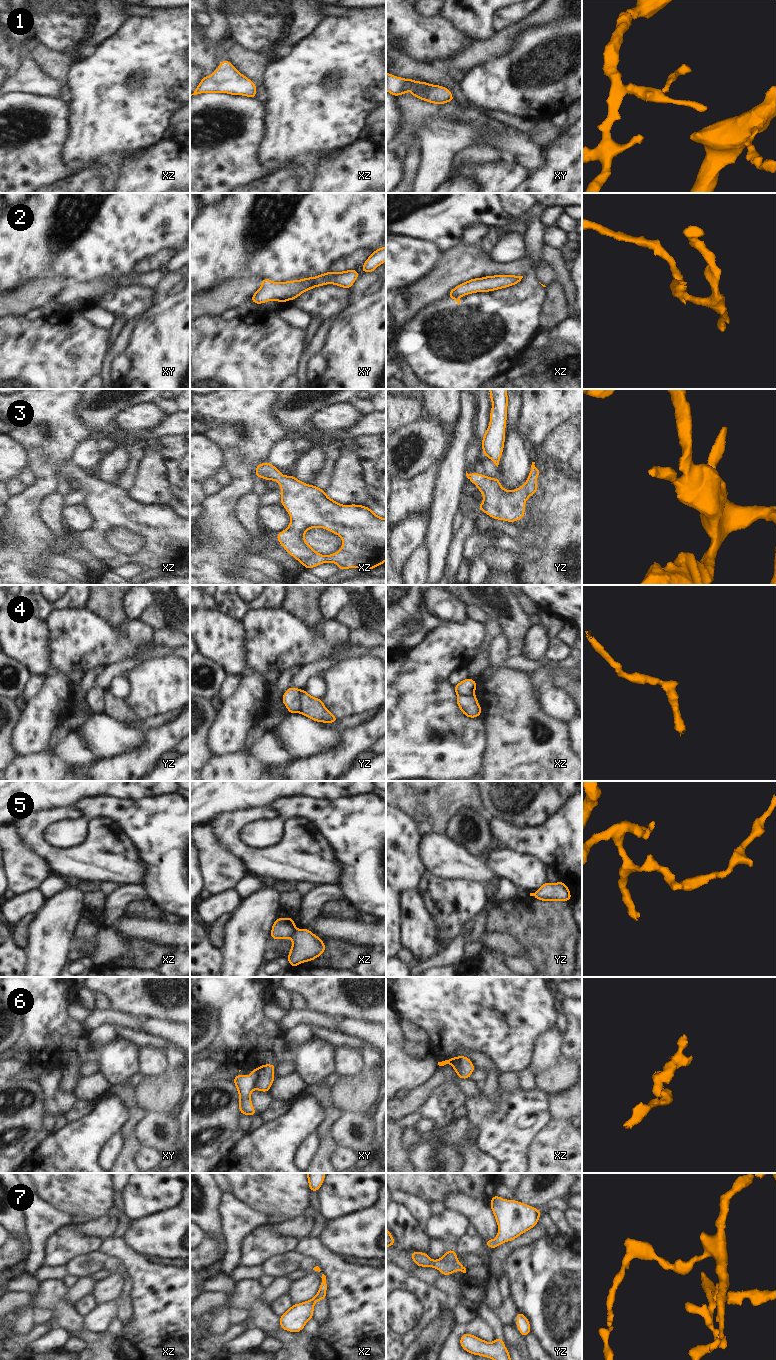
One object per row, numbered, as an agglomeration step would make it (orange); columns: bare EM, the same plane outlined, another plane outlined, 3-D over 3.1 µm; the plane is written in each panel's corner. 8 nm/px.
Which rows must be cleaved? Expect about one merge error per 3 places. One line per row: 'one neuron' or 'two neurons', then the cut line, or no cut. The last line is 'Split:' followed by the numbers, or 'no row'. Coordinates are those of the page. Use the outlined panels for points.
1: one neuron; no cut
2: one neuron; no cut
3: one neuron; no cut
4: two neurons; cut in yz along (299, 690), (300, 711)
5: two neurons; cut in xz along (295, 928), (291, 937)
6: two neurons; cut in xy along (257, 1069), (257, 1080), (254, 1088)
7: one neuron; no cut
Split: 4, 5, 6

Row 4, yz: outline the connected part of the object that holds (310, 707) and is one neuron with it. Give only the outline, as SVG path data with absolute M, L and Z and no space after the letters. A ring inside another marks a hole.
M305 689L300 690L300 713L315 722L335 723L339 721L325 707L322 699L312 697Z

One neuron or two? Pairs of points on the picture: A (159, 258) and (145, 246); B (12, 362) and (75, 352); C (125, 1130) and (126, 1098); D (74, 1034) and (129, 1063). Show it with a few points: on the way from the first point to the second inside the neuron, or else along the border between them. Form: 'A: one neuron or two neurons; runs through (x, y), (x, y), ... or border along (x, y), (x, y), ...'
A: two neurons; border along (176, 252), (157, 251), (144, 257), (134, 267)
B: one neuron; runs through (28, 362), (46, 362), (59, 353)
C: one neuron; runs through (131, 1122), (131, 1106)
D: one neuron; runs through (88, 1048), (96, 1055), (115, 1060)

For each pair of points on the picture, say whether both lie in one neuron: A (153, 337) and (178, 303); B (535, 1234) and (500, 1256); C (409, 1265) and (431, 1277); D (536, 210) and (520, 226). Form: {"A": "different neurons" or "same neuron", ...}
{"A": "same neuron", "B": "same neuron", "C": "same neuron", "D": "same neuron"}

